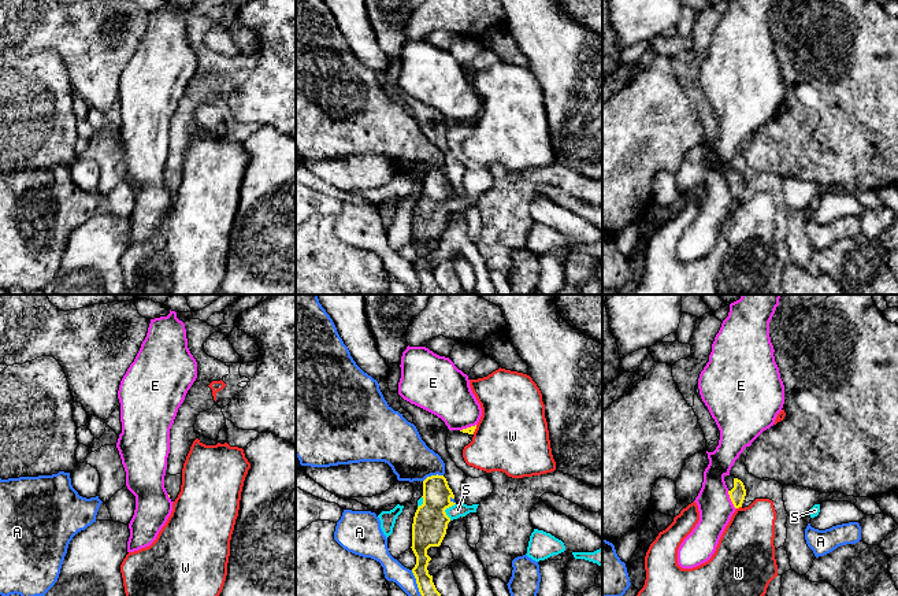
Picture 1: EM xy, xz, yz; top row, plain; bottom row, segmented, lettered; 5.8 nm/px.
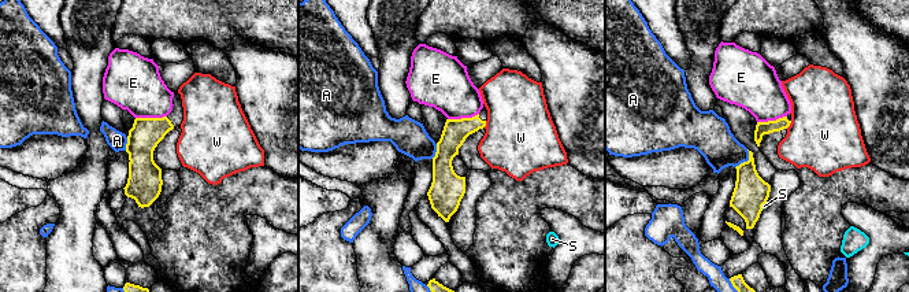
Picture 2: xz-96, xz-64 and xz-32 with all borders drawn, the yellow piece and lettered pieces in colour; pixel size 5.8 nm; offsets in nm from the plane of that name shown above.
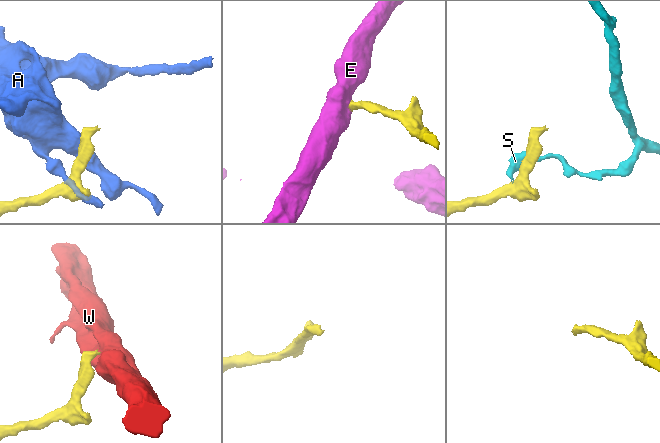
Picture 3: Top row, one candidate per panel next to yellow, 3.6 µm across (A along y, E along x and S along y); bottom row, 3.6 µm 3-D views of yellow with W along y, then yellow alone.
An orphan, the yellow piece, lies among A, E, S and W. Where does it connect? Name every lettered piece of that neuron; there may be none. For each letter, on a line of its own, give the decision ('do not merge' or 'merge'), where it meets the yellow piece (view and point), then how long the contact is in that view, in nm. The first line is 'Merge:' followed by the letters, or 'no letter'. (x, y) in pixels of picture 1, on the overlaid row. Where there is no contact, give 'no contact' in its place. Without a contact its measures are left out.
Merge: no letter
A: do not merge; contact xz (433, 476); length 130 nm
E: do not merge; contact yz (731, 500); length 120 nm
S: do not merge; contact xz (445, 508); length 110 nm
W: do not merge; contact yz (738, 507); length 40 nm

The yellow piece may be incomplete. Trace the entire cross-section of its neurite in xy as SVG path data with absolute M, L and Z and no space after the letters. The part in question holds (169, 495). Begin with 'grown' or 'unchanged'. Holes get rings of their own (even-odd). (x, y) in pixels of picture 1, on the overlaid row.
grown; M166 474L164 475L164 488L171 501L175 501L175 499L178 497L181 492L181 485L182 485L182 474L177 474L177 475Z

